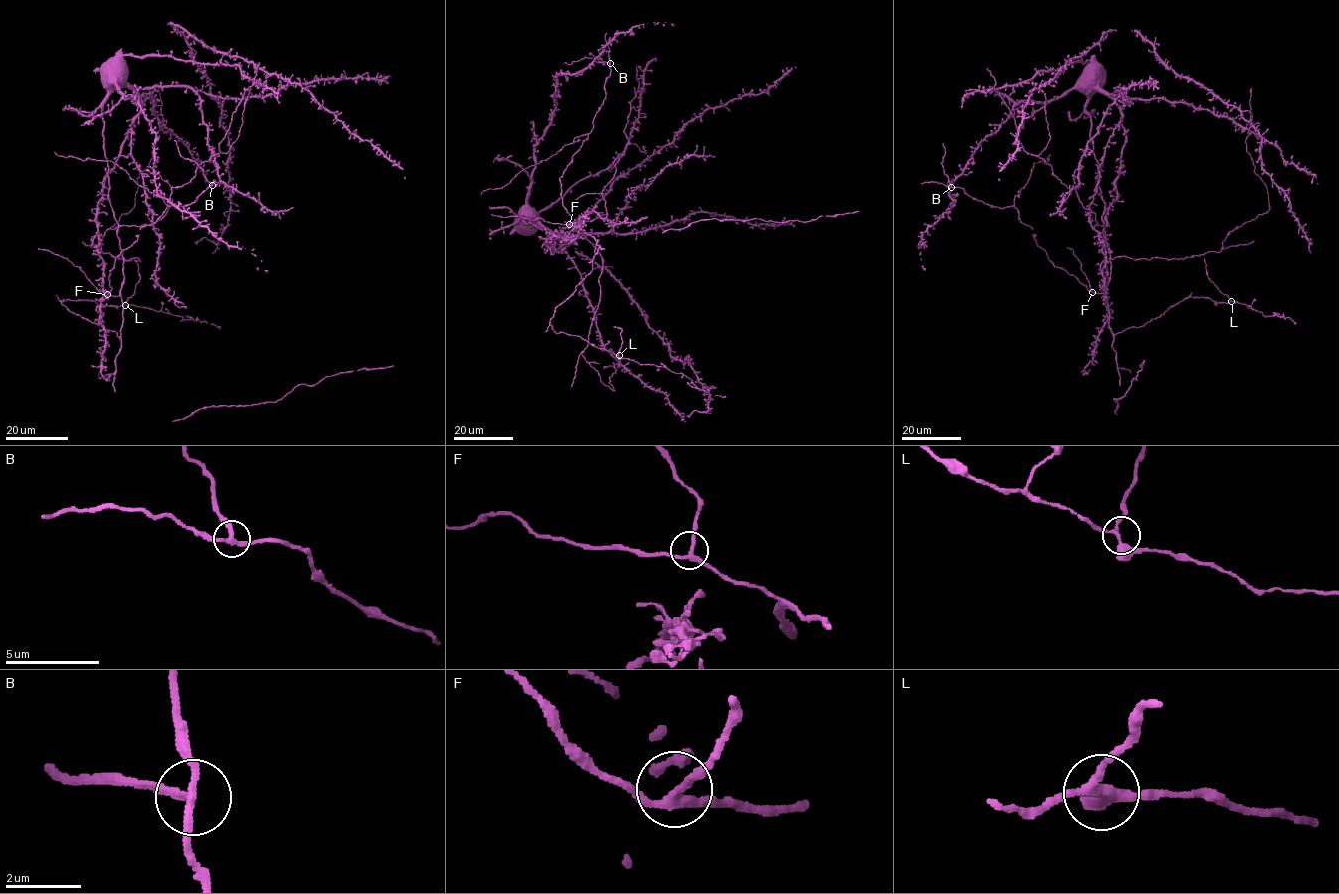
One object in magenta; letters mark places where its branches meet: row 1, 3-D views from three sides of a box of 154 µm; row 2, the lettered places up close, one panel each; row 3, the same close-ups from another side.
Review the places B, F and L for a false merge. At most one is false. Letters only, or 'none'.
B

